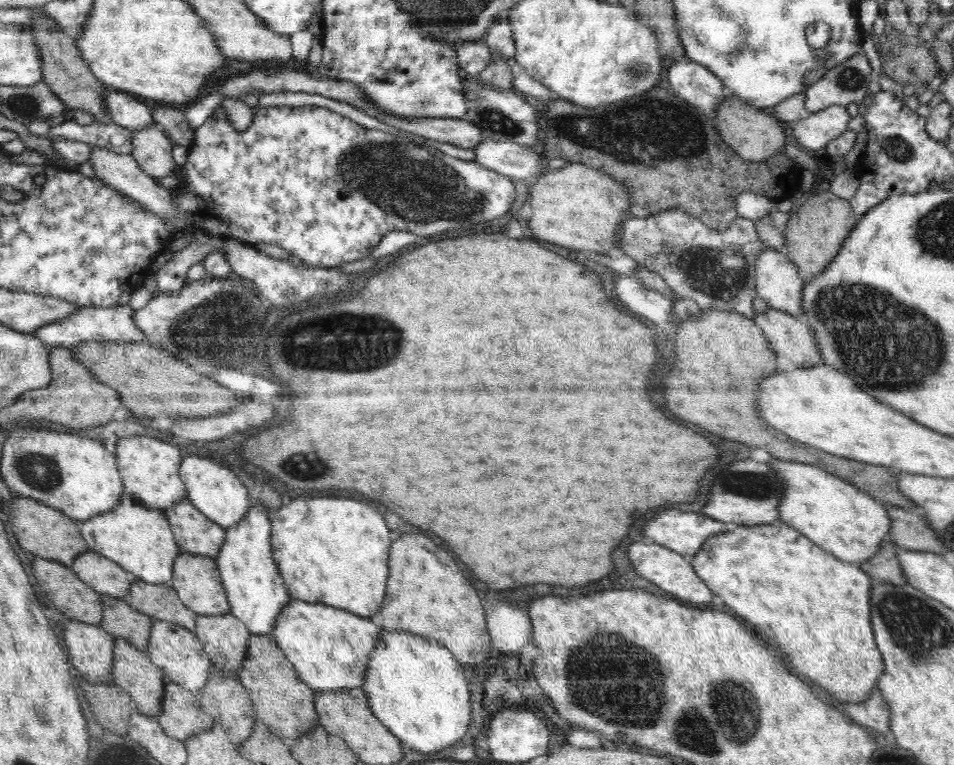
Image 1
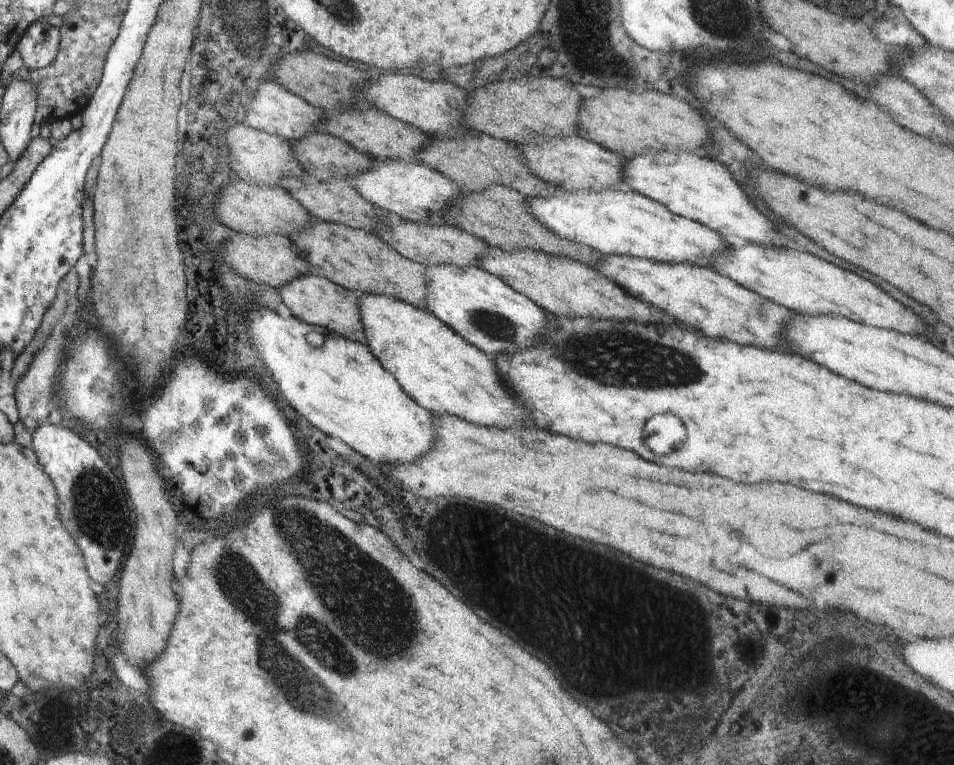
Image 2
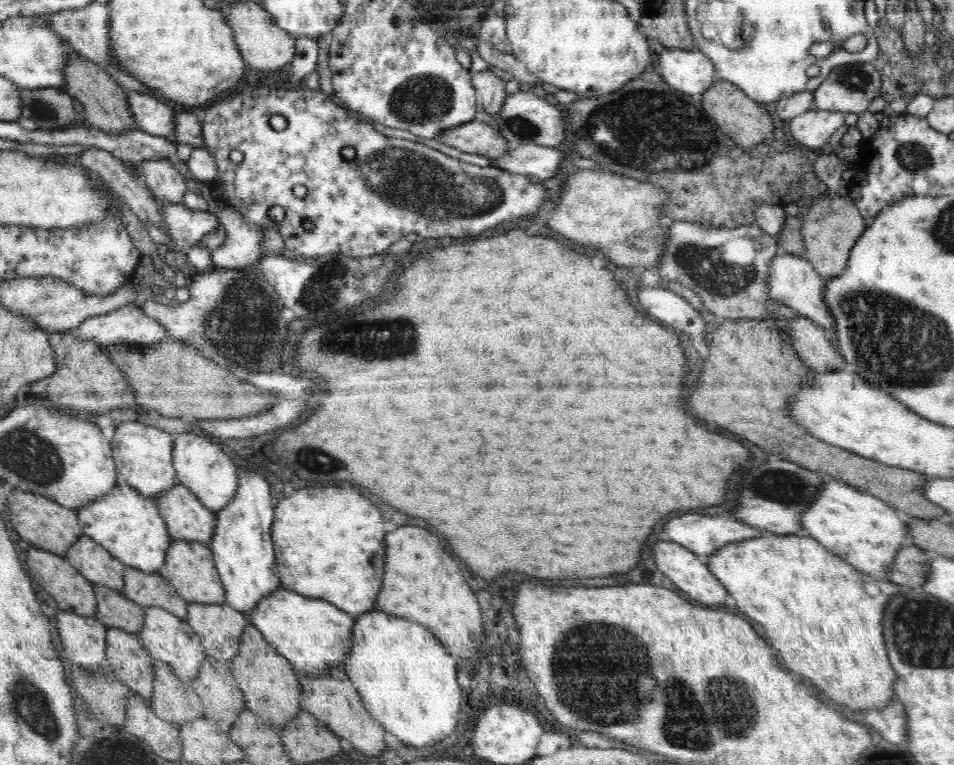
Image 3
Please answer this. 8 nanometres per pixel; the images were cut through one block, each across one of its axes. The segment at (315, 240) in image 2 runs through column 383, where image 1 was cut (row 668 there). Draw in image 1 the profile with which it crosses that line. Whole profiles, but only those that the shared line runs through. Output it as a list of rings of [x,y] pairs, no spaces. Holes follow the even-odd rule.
[[[251,634],[247,655],[239,670],[239,681],[254,705],[256,720],[262,721],[274,734],[290,742],[318,725],[314,708],[314,690],[298,675],[295,666],[286,658],[275,638],[270,635]]]

